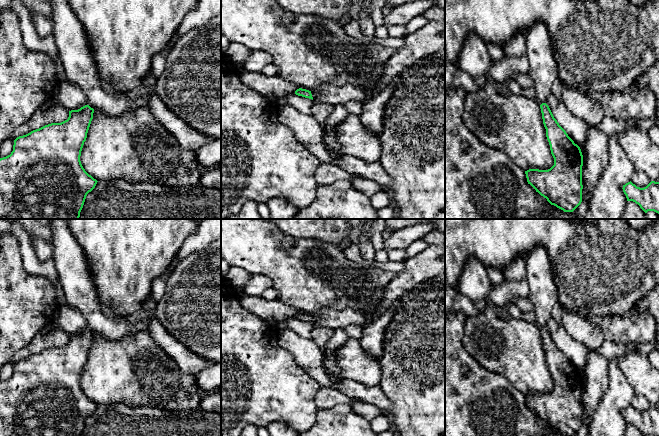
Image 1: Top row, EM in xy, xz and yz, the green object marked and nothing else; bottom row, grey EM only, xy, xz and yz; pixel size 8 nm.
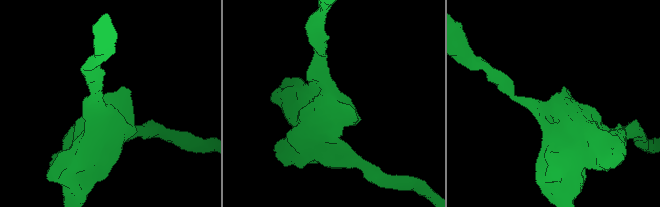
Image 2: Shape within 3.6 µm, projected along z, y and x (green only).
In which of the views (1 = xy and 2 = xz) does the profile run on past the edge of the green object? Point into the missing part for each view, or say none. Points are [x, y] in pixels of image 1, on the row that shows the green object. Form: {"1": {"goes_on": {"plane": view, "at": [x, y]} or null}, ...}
{"1": {"goes_on": null}, "2": {"goes_on": null}}

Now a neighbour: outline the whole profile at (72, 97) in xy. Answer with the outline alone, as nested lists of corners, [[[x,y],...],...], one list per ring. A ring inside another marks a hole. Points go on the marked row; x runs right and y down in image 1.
[[[68,81],[59,82],[54,98],[69,111],[88,105],[83,91]]]

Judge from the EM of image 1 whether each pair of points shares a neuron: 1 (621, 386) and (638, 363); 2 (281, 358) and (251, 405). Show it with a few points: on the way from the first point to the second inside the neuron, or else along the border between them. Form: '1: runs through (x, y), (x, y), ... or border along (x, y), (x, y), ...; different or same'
1: border along (617, 358), (620, 370), (635, 393); different
2: runs through (269, 370), (253, 386), (253, 393); same

